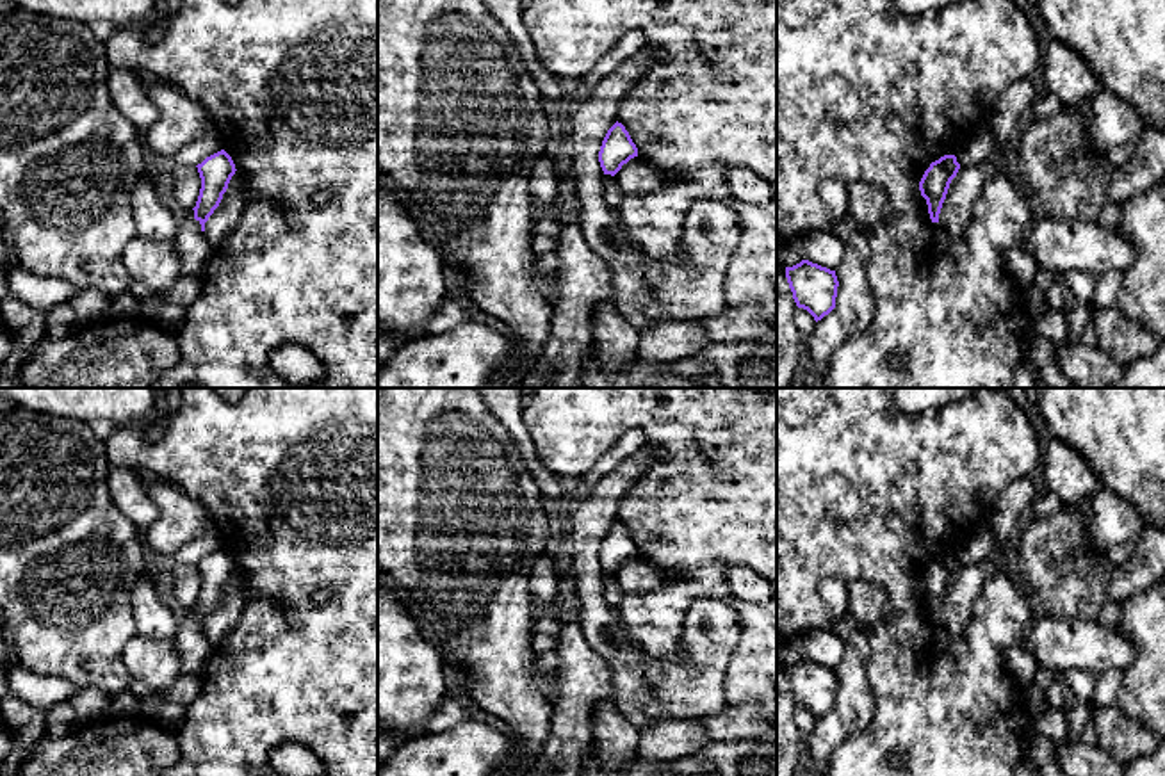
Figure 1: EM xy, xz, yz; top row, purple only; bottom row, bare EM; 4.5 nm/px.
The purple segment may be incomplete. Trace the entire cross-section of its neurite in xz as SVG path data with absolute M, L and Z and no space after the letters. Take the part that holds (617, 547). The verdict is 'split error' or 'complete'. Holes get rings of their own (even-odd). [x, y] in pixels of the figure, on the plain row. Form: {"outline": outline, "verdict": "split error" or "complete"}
{"outline": "M615 521L600 545L599 561L604 573L615 575L623 562L638 555L638 546L622 521Z", "verdict": "complete"}

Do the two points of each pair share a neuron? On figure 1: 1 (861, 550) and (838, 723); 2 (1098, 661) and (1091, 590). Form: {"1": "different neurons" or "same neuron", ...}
{"1": "different neurons", "2": "different neurons"}

